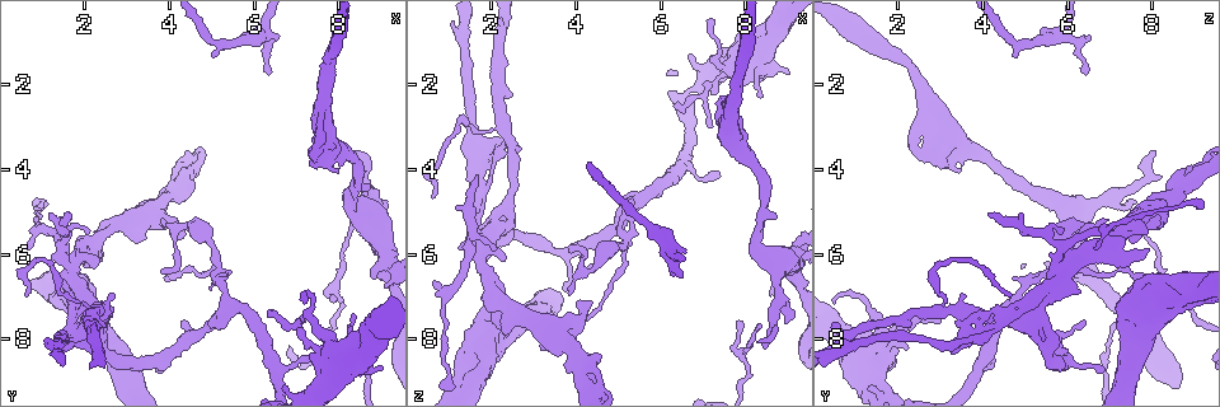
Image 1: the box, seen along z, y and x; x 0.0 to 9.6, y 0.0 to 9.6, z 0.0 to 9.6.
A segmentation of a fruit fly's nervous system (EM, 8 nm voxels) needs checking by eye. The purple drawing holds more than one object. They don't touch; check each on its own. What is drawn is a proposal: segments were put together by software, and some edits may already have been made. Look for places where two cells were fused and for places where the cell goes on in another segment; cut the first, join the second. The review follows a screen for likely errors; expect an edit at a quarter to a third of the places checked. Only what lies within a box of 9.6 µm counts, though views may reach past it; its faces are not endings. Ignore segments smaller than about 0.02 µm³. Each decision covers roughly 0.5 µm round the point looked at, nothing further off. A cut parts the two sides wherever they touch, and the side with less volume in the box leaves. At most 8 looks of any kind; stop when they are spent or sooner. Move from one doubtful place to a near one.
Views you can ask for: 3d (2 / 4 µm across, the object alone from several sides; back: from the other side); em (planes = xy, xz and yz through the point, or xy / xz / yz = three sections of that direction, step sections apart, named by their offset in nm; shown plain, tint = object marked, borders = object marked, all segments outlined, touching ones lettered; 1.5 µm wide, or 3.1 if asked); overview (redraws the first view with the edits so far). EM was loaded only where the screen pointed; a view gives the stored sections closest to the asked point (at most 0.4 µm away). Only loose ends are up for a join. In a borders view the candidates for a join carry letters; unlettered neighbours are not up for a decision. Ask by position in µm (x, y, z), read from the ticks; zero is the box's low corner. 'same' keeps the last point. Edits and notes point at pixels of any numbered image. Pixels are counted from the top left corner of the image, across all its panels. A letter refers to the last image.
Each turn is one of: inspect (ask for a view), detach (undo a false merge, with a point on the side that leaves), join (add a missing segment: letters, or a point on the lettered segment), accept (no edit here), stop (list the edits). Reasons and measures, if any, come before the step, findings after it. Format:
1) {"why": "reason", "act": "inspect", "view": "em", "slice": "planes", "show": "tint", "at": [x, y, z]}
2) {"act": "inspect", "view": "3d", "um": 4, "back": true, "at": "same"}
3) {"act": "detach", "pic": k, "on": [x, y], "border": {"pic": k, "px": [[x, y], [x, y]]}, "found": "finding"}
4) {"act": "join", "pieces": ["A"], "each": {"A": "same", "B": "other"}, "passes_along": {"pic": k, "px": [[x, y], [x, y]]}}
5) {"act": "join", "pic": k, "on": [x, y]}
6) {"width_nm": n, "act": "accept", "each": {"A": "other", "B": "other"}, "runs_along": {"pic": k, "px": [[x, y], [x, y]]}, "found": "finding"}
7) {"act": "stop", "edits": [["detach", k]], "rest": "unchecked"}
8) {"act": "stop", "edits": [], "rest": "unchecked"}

{"why": "free end", "act": "inspect", "view": "em", "slice": "planes", "show": "borders", "at": [8.90, 4.80, 7.65]}

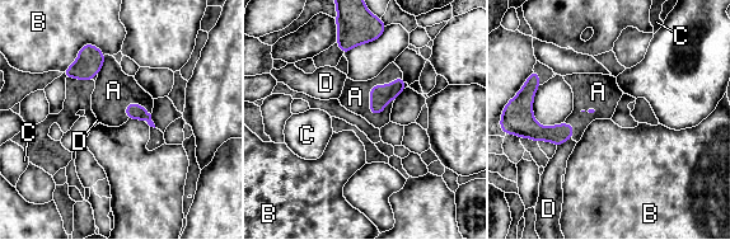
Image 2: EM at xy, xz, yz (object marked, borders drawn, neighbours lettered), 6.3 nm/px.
{"longest_contact_nm": ["A", 320], "act": "join", "pic": 2, "on": [355, 97], "each": {"A": "same", "B": "other", "C": "other", "D": "other"}, "found": "it goes on there"}

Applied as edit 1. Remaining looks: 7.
{"why": "an open end", "act": "inspect", "view": "em", "slice": "planes", "show": "tint", "at": [6.55, 0.90, 6.60]}

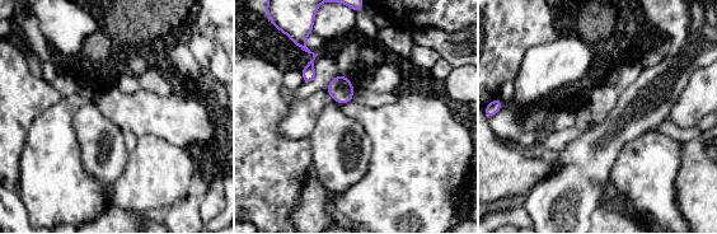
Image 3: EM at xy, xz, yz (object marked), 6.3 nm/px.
{"act": "inspect", "view": "em", "slice": "planes", "show": "borders", "at": "same"}

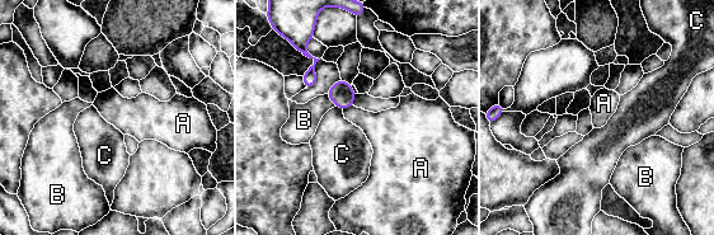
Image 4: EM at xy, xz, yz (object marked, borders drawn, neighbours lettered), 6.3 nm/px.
{"width_nm": 140, "act": "accept", "each": {"A": "other", "B": "other", "C": "other"}, "border": {"pic": 4, "px": [[353, 106], [343, 109]]}, "found": "none of them fits"}

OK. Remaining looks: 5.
{"act": "inspect", "view": "3d", "um": 4, "at": [2.35, 5.50, 7.85]}

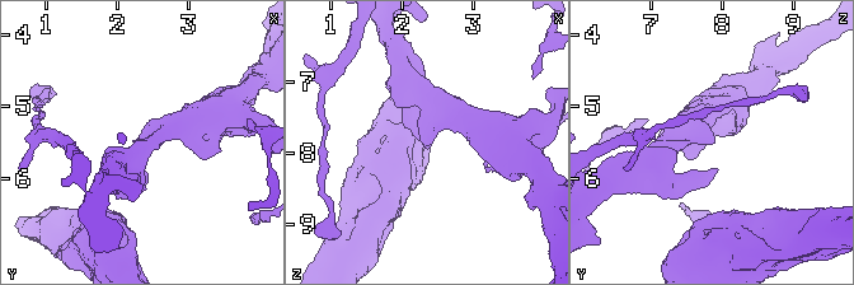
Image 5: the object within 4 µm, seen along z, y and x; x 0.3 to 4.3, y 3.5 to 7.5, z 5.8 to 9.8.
{"act": "inspect", "view": "em", "slice": "xz", "step": 8, "show": "plain", "at": [2.30, 5.50, 7.90]}

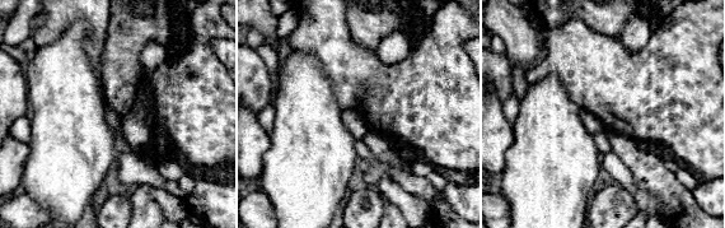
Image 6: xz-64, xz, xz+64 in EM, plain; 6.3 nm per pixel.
{"why": "see the neighbours", "act": "inspect", "view": "em", "slice": "xz", "step": 8, "show": "borders", "at": "same"}

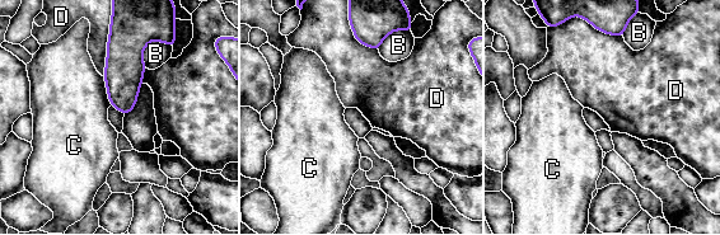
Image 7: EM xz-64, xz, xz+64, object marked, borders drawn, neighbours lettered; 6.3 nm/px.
{"longest_contact_nm": ["D", 320], "act": "accept", "each": {"B": "other", "C": "other", "D": "other"}, "border": {"pic": 7, "px": [[110, 26], [103, 75]]}, "found": "none of them fits"}

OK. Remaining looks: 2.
{"act": "stop", "edits": [["join", 2]], "rest": "unchecked"}

